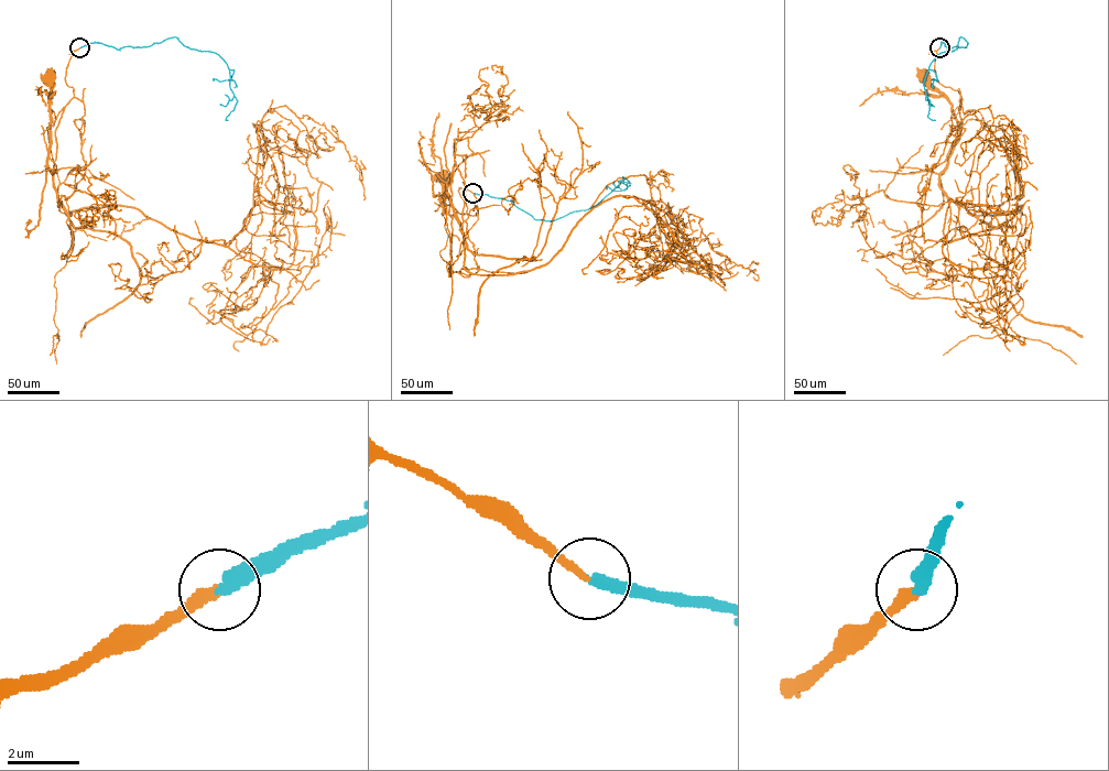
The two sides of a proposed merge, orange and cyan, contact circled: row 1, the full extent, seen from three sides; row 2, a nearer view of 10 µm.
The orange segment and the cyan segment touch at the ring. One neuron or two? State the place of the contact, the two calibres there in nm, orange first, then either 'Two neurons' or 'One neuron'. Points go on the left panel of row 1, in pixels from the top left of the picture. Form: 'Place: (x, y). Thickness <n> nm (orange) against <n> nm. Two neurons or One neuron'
Place: (79, 47). Thickness 240 nm (orange) against 360 nm. One neuron

